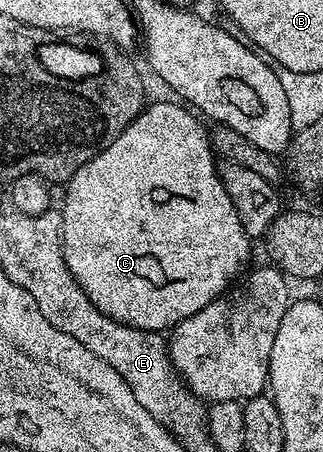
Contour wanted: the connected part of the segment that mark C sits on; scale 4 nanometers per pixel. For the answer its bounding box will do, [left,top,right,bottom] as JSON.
[60,103,252,334]

